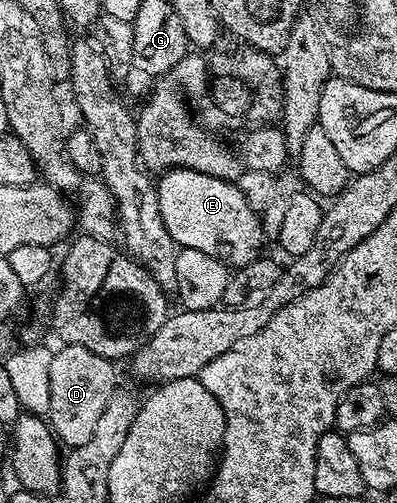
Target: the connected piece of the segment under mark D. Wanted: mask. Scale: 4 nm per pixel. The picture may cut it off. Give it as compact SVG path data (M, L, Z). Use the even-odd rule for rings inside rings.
M68 343L59 348L52 354L52 365L48 365L48 422L55 439L63 448L69 449L85 445L91 439L100 416L104 414L104 405L108 405L108 397L112 397L116 390L115 364L92 353L92 349L84 349L84 345Z

